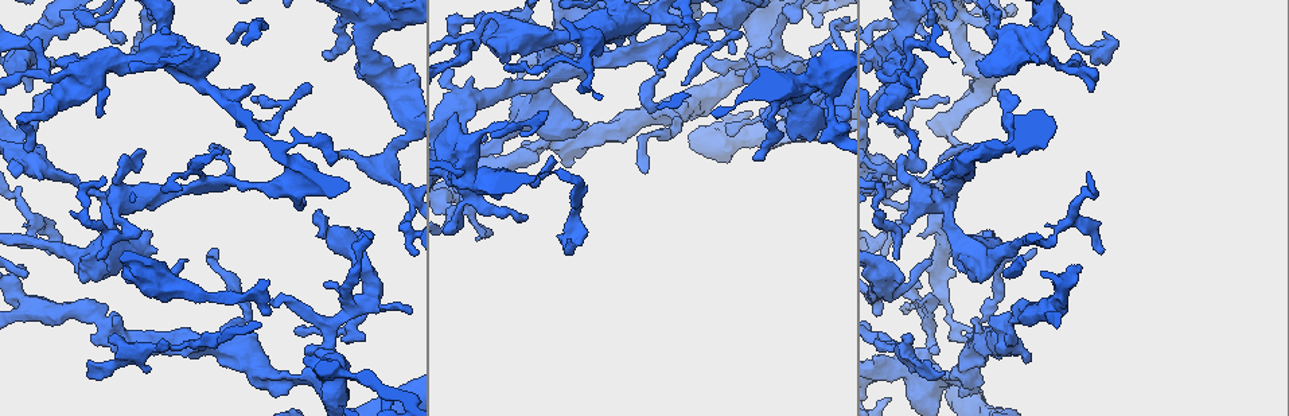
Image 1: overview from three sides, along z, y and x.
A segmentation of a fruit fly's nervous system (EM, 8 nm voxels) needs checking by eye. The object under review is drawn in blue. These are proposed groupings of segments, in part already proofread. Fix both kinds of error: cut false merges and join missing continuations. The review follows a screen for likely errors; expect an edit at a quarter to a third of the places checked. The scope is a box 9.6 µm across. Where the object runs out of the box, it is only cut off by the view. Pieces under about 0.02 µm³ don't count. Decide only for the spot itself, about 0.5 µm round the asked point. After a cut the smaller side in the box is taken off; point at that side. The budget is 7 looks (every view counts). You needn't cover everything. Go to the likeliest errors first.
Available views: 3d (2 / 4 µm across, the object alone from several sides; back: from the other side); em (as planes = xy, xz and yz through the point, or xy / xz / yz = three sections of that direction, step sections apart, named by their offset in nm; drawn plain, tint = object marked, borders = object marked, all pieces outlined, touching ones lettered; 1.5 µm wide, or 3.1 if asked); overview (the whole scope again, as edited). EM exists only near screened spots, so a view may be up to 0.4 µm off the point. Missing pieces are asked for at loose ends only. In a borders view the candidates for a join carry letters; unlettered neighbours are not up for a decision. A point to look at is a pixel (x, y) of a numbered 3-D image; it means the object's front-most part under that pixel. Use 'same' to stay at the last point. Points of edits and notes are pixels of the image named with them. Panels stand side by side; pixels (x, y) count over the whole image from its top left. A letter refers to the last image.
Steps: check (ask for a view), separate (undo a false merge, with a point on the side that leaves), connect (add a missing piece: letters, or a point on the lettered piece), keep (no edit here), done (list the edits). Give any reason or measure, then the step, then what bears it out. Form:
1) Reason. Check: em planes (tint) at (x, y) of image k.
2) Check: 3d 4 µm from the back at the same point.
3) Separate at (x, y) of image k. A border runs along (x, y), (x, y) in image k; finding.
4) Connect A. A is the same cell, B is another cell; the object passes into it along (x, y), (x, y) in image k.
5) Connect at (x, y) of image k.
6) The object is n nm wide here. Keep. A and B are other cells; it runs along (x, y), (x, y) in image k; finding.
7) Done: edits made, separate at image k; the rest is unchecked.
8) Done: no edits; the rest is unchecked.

Branch stops here. Check: em planes (plain) at (1081, 268) of image 1.

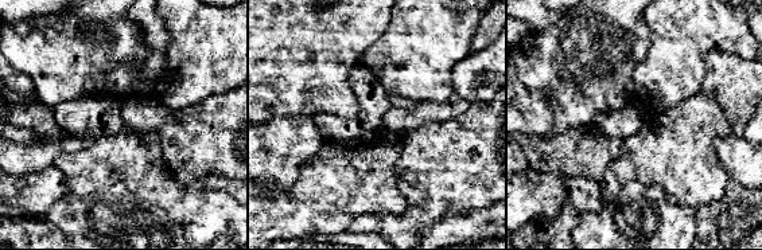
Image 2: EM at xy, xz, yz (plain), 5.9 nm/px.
See the neighbours. Check: em planes (borders) at the same point.

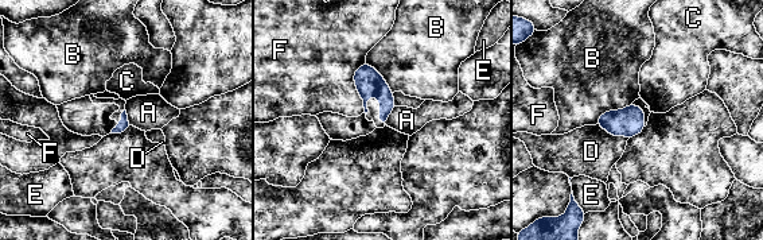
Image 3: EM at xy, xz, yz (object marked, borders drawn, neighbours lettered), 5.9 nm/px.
Keep. A, B, C, D, E and F are other cells; no lettered piece goes on from it.

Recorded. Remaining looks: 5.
Free end. Check: em planes (borders) at (646, 173) of image 1.

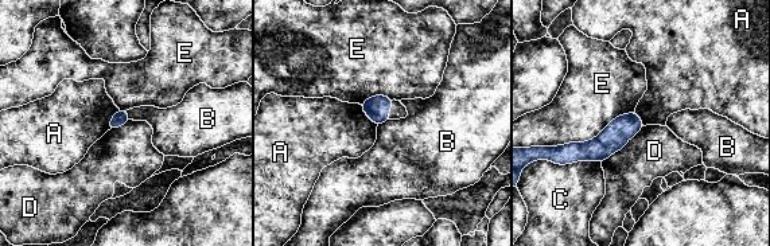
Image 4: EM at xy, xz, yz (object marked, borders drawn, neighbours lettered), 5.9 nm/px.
The object is 80 nm wide here; the longest contact is with E, 550 nm. Keep. A, B, C, D and E are other cells; none of them fits.

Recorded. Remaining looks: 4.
Thick end. Check: 3d 4 µm at (487, 15) of image 1.

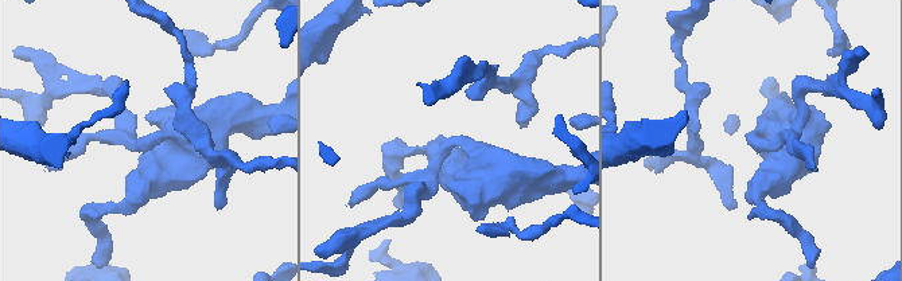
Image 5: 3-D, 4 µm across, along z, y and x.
Check: em xz step 8 (borders) at (753, 143) of image 5.

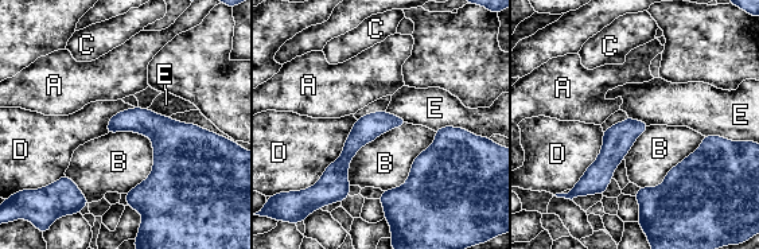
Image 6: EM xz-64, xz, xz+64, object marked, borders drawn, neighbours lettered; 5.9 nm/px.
The longest contact is with D, 500 nm. Keep. A, B, C, D and E are other cells; it runs along (400, 121), (351, 147), (338, 195) in image 6; no lettered piece goes on from it.

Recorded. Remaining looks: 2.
Done: no edits; the rest is unchecked.

